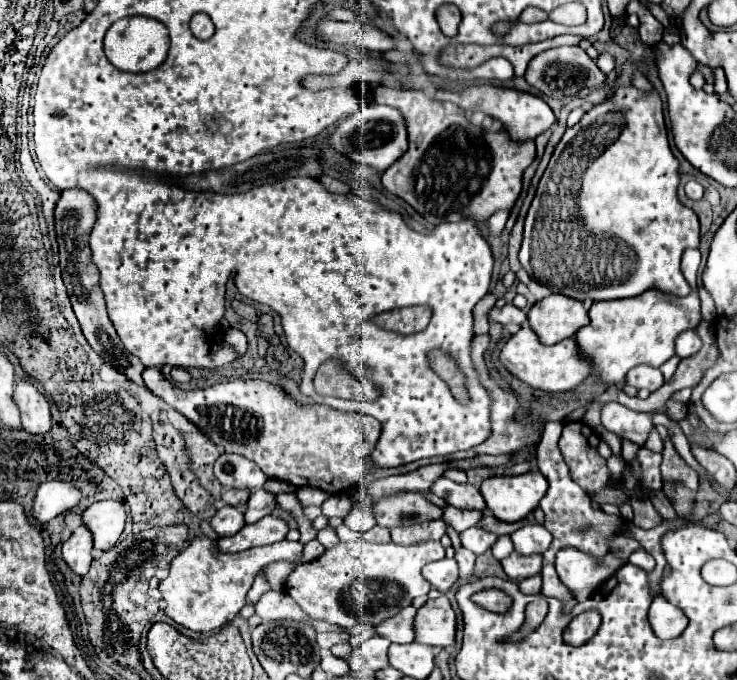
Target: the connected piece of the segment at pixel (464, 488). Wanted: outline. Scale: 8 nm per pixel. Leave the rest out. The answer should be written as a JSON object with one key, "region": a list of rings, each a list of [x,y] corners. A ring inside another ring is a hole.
{"region":[[[440,476],[432,488],[432,494],[444,498],[448,504],[458,506],[458,508],[478,508],[482,512],[488,512],[484,506],[484,498],[480,496],[480,490],[470,484],[456,484],[444,476]]]}

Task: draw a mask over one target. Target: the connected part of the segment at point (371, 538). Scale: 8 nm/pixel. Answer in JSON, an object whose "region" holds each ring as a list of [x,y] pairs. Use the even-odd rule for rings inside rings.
{"region":[[[374,526],[372,530],[368,530],[368,532],[364,534],[364,538],[366,538],[368,542],[378,542],[378,544],[390,542],[390,534],[388,534],[388,530],[382,528],[382,526]]]}

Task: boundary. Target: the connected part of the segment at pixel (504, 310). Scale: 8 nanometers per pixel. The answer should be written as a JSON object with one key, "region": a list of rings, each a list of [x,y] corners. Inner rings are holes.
{"region":[[[506,304],[506,306],[502,306],[502,308],[492,308],[490,312],[488,312],[488,316],[500,316],[502,320],[494,320],[494,322],[508,322],[508,324],[524,324],[526,322],[526,312],[524,310],[520,310],[520,308],[516,308],[516,306],[512,306],[512,304]]]}

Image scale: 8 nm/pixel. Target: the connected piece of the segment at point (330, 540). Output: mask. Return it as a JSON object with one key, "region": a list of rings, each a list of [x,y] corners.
{"region":[[[326,526],[324,530],[318,532],[318,540],[320,540],[320,544],[322,544],[324,548],[334,548],[334,544],[340,542],[338,536],[336,536],[336,532],[334,532],[330,526]]]}

